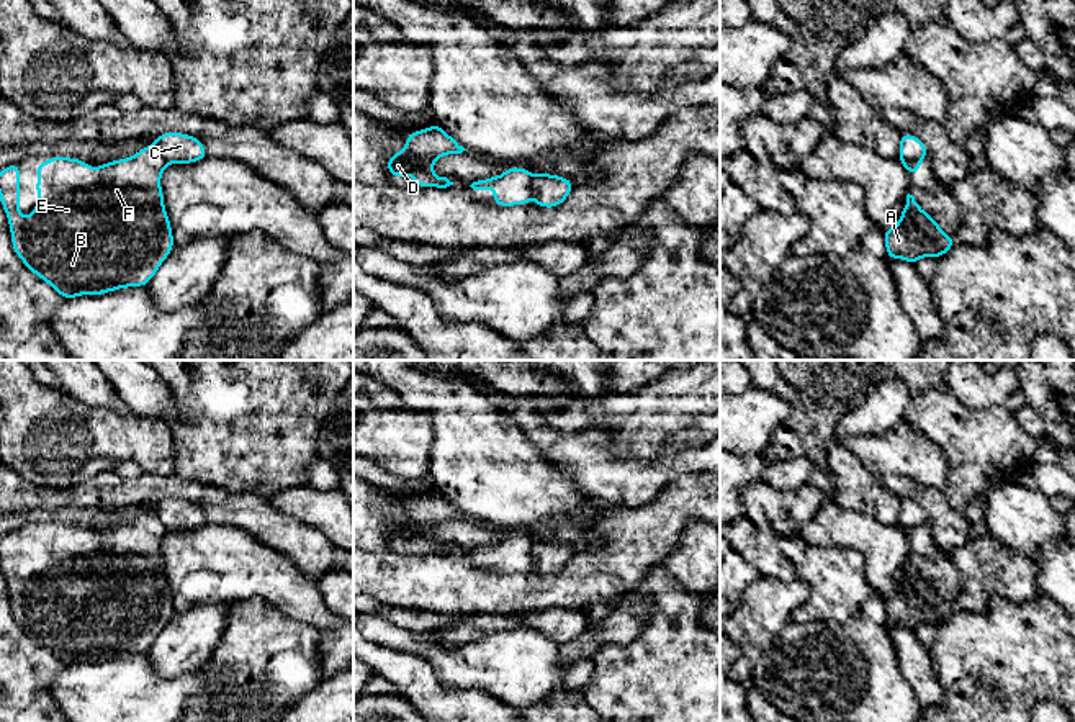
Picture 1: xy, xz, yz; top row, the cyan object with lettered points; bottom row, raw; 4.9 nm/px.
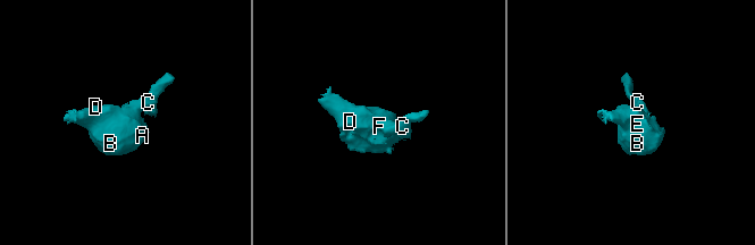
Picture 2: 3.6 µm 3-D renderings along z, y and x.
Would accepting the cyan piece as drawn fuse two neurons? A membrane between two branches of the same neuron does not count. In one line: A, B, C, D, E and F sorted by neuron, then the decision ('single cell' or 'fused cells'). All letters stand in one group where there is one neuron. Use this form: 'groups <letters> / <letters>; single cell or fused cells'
groups A B D E F / C; fused cells

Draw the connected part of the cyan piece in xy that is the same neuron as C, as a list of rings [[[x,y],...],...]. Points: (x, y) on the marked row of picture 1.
[[[183,133],[159,134],[154,146],[167,164],[191,164],[208,157],[203,142]]]

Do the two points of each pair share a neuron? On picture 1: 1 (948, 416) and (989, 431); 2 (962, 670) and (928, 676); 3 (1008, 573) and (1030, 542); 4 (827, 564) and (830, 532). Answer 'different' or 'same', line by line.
1: same
2: different
3: different
4: different

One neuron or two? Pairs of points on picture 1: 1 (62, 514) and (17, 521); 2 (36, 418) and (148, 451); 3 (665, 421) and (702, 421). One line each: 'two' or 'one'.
1: one
2: one
3: one

